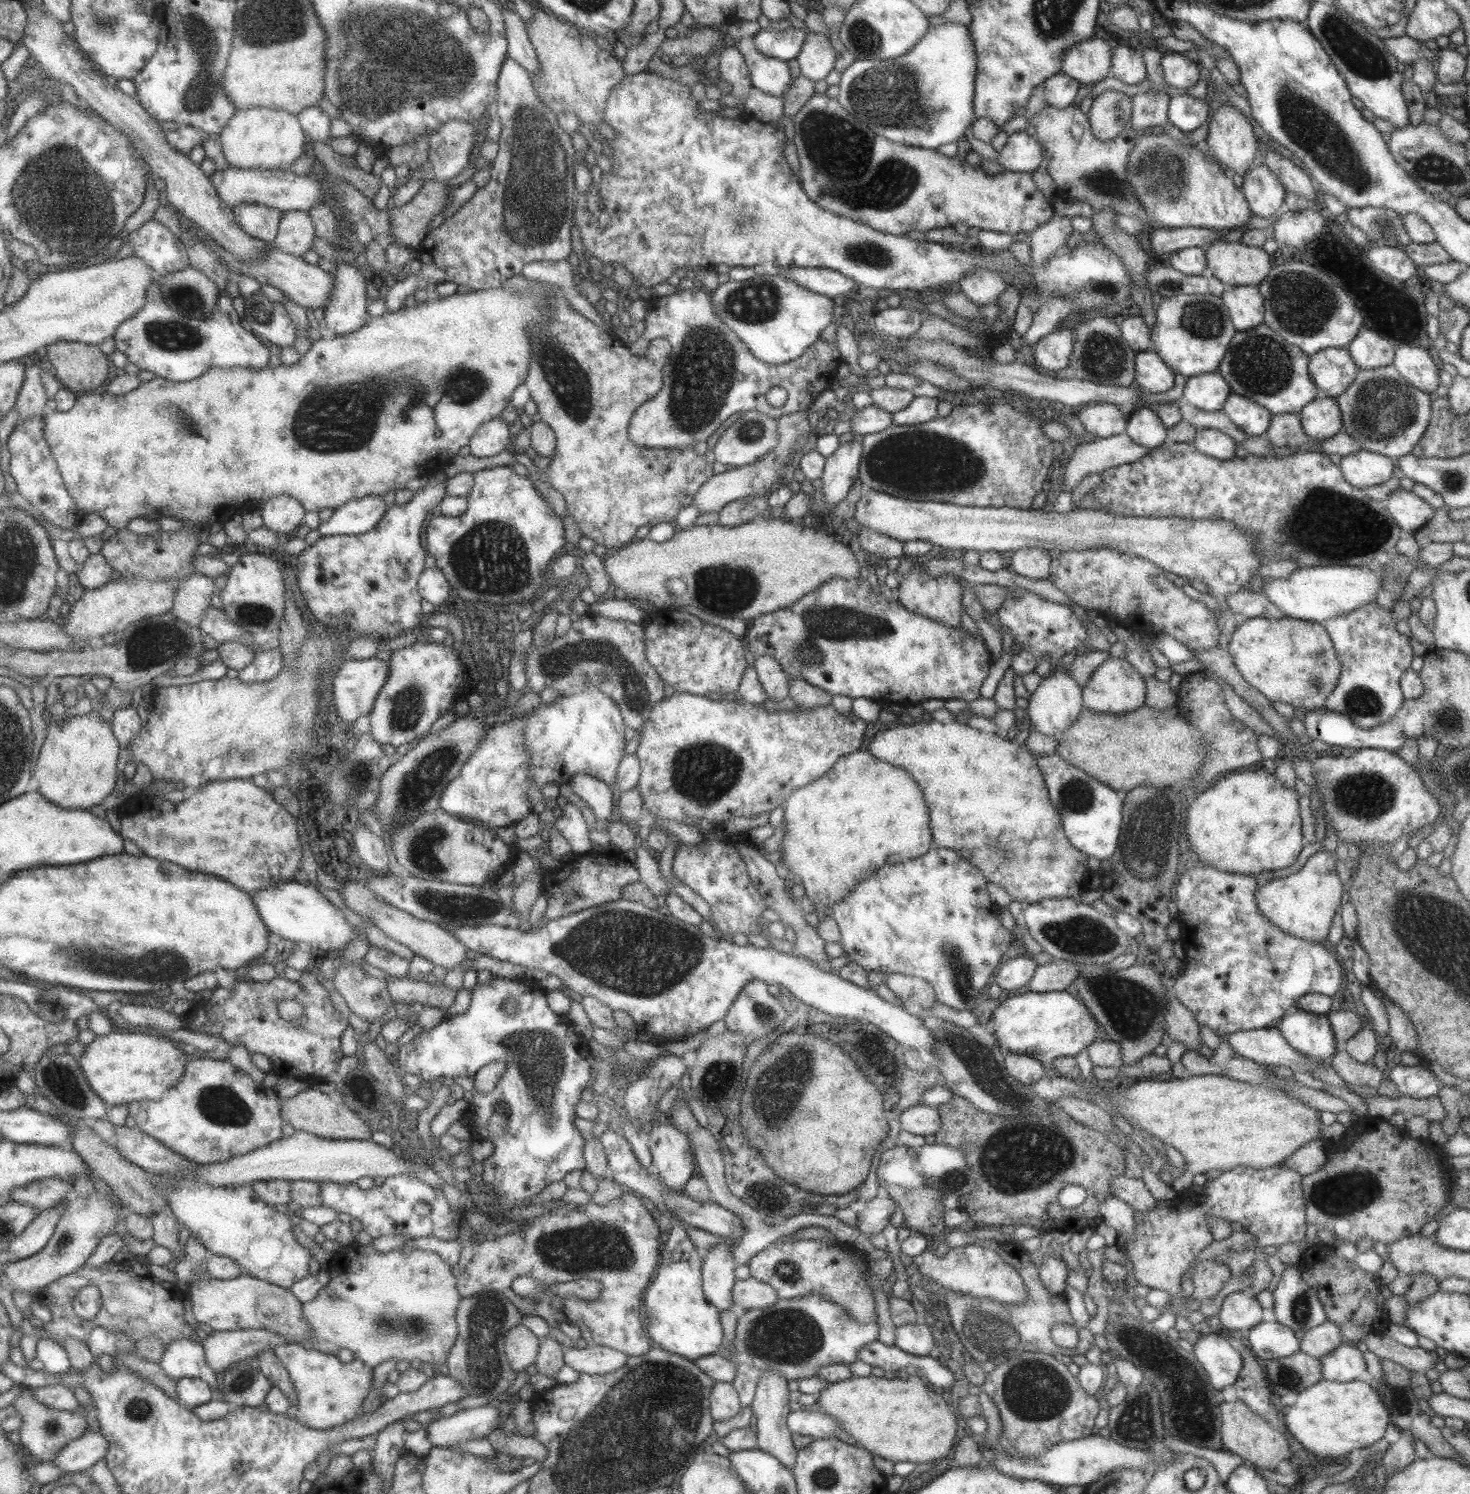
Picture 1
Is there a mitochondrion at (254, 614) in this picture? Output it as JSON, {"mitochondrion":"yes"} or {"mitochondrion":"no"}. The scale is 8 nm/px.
{"mitochondrion":"yes"}

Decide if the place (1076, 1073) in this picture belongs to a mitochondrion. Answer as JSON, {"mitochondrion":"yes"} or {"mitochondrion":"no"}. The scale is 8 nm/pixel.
{"mitochondrion":"no"}

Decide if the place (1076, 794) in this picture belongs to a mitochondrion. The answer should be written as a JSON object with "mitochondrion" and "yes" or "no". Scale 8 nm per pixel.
{"mitochondrion":"yes"}

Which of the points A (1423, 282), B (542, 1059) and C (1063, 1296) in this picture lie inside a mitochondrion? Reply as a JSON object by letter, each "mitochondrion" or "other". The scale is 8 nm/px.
{"A":"other","B":"mitochondrion","C":"other"}

